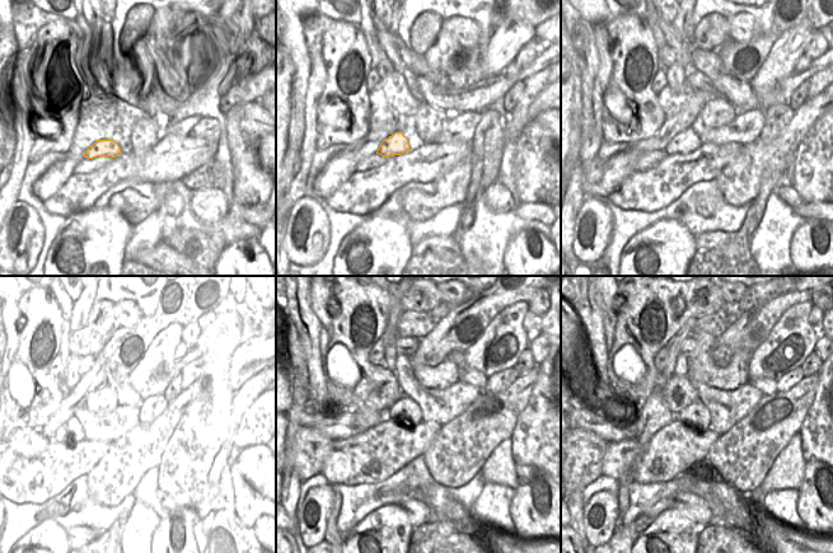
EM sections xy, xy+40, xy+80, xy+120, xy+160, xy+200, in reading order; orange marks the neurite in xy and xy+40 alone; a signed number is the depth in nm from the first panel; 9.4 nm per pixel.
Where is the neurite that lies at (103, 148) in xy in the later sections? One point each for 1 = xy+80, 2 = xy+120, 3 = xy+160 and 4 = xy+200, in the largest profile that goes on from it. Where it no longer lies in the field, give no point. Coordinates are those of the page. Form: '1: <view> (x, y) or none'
1: xy+80 (686, 141)
2: xy+120 (120, 420)
3: xy+160 (406, 413)
4: xy+200 (696, 416)

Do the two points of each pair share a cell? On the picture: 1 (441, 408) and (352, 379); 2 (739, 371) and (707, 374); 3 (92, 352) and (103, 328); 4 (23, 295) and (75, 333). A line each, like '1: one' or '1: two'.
1: two
2: one
3: two
4: two

